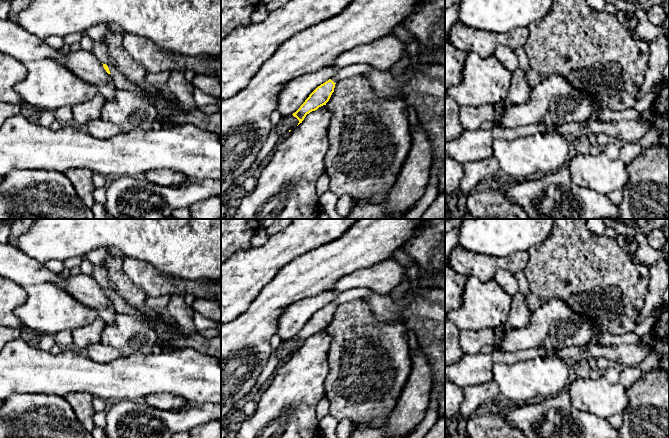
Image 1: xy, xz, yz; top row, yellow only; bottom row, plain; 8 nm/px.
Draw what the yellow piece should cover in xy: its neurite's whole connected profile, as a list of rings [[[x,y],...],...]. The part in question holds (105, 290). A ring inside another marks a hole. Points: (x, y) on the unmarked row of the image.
[[[103,288],[103,291],[106,294],[106,296],[110,298],[113,302],[117,313],[128,314],[136,320],[148,323],[152,327],[155,327],[158,323],[161,323],[161,321],[157,318],[147,319],[143,314],[139,312],[139,310],[130,306],[125,300],[123,300],[118,294],[116,294],[112,288]]]

